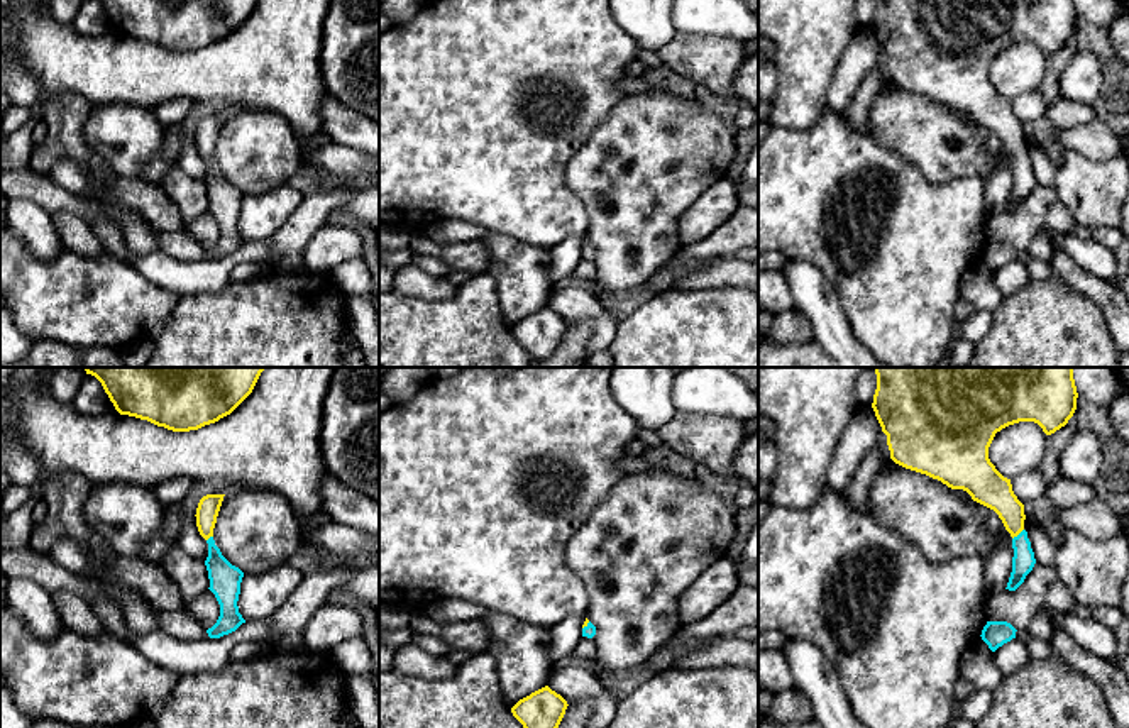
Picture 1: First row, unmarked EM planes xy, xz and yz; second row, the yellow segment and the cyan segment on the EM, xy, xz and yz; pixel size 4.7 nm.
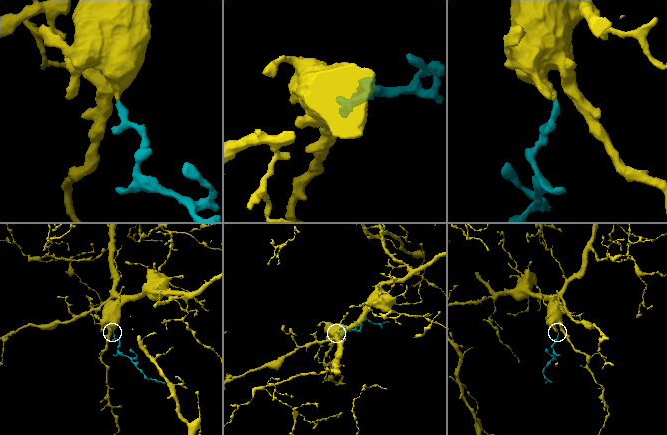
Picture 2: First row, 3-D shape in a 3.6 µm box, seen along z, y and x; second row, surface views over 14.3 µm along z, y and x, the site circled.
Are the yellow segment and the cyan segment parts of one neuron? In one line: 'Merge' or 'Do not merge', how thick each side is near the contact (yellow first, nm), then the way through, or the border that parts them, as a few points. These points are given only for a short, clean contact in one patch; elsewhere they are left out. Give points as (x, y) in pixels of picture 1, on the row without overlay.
Merge. Thickness 170 nm (yellow) against 110 nm. Path across: yz (992, 110), (1011, 131), (1018, 154), (1023, 182)

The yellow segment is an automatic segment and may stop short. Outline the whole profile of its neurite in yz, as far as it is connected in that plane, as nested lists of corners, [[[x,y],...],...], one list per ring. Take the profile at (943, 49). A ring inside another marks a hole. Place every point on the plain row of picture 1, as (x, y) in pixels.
[[[877,0],[872,29],[895,85],[963,110],[999,135],[1014,169],[1005,210],[1016,212],[1036,179],[1024,151],[1024,125],[1014,115],[1011,100],[990,83],[989,68],[997,52],[1019,42],[1034,42],[1046,56],[1055,54],[1073,37],[1077,19],[1075,0]]]

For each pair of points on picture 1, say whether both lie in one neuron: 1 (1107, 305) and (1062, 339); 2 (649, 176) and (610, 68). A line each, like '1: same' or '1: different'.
1: different
2: different

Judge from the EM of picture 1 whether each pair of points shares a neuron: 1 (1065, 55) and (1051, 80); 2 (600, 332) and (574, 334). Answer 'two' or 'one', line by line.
1: one
2: two

